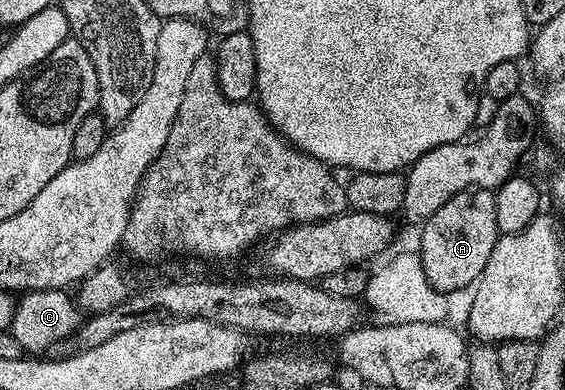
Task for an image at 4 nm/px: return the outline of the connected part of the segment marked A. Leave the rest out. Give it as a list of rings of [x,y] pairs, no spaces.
[[[471,189],[456,193],[452,201],[440,205],[440,209],[436,209],[436,213],[432,213],[432,217],[421,224],[420,231],[422,240],[416,246],[416,251],[422,256],[424,273],[435,289],[451,293],[477,284],[500,234],[496,225],[494,191]]]

